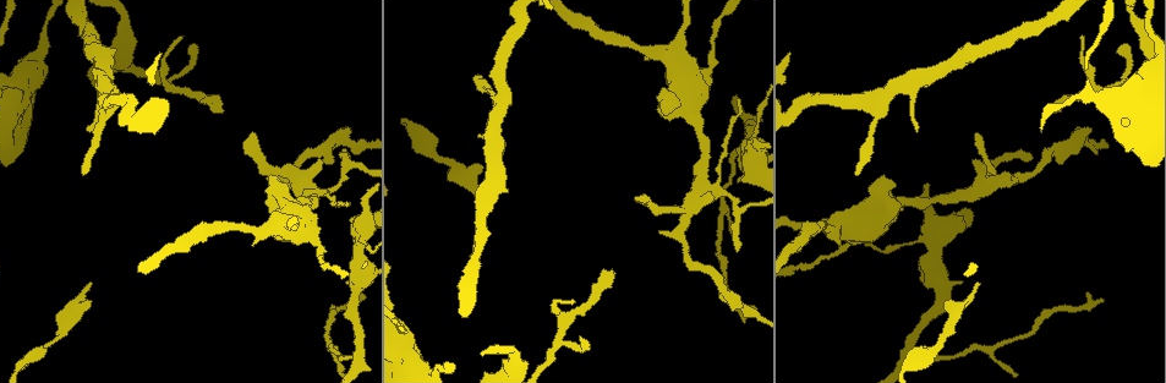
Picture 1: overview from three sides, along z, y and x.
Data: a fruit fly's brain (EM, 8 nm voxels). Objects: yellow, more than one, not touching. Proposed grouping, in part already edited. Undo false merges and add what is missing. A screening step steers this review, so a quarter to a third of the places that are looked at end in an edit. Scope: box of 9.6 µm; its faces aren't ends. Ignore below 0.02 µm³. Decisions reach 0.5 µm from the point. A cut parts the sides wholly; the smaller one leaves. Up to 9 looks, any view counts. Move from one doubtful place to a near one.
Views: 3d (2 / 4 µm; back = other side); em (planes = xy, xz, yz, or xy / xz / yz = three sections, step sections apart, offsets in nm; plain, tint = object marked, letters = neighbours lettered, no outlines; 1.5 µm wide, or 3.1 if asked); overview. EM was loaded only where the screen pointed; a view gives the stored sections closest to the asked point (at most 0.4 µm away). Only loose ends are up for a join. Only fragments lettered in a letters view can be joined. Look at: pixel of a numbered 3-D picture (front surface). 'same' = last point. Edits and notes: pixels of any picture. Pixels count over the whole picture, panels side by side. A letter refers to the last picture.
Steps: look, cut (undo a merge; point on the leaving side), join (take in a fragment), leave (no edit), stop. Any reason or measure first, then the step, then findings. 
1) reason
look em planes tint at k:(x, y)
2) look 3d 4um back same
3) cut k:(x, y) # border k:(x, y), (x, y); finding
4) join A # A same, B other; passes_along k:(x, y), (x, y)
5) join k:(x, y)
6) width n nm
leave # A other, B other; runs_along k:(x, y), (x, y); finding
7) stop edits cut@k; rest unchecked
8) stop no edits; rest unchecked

tapers out
look 3d 4um at 1:(580, 338)

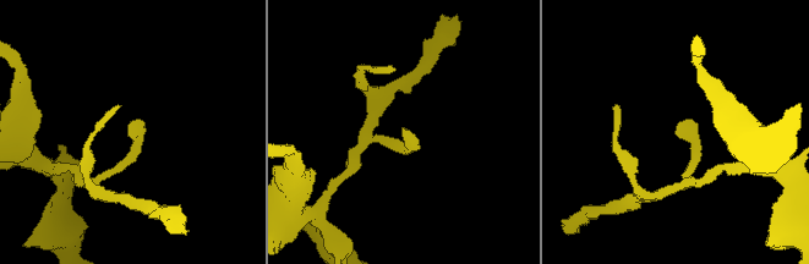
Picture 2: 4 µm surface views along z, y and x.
now the EM
look em yz step 4 tint at 2:(128, 127)

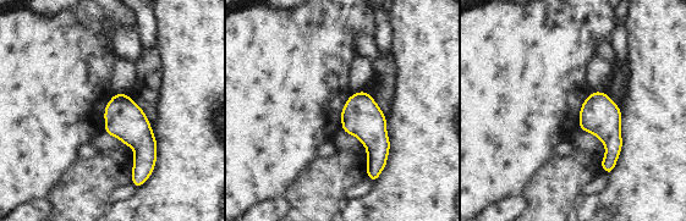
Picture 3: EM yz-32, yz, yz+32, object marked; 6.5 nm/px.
cut it another way
look em xy step 8 letters same

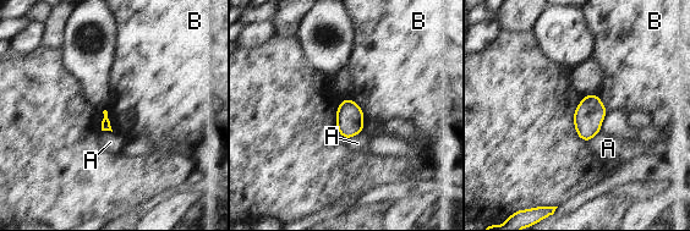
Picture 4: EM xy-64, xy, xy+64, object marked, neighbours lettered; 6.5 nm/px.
longest_contact B 240 nm
leave # A other, B other; border 4:(345, 97), (361, 109), (363, 126); none of them fits

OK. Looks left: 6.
stops while still wide
look 3d 2um at 1:(272, 175)

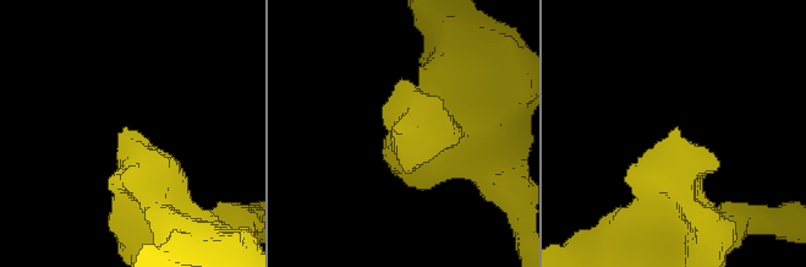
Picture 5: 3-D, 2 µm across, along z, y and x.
now the EM
look em planes plain at 5:(397, 136)

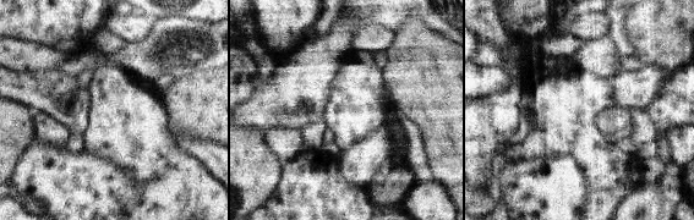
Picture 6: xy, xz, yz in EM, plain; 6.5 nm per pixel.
what lies round it
look em planes letters same

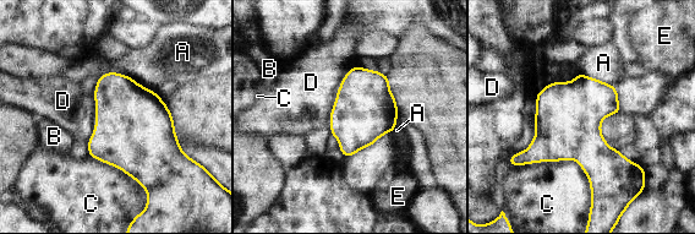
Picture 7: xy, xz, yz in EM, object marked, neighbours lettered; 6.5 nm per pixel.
leave # A other, B other, C other, D other, E other; border 7:(355, 65), (343, 79), (328, 123); none of them fits

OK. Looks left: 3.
branch stops here
look 3d 4um at 1:(318, 160)

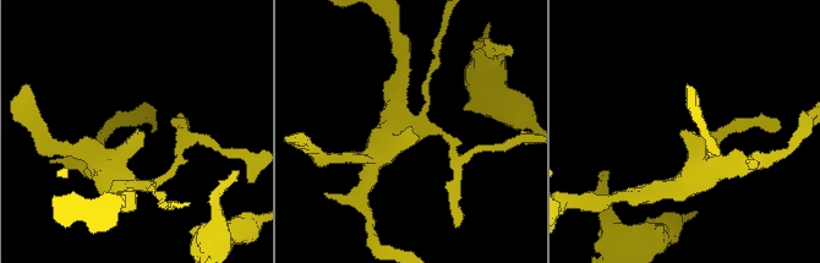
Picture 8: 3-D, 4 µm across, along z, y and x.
need the tissue
look em planes letters at 8:(137, 134)

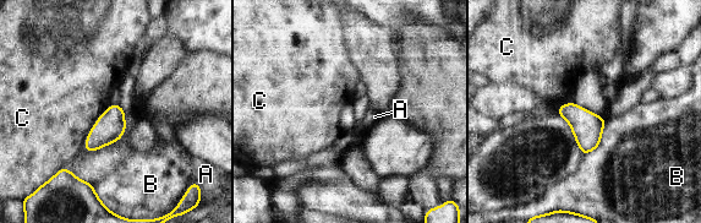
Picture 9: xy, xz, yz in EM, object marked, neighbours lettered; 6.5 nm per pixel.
width 190 nm
leave # A other, B other, C other; border 9:(109, 104), (88, 132), (82, 150); none of them fits

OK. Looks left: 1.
stop no edits; rest unchecked

